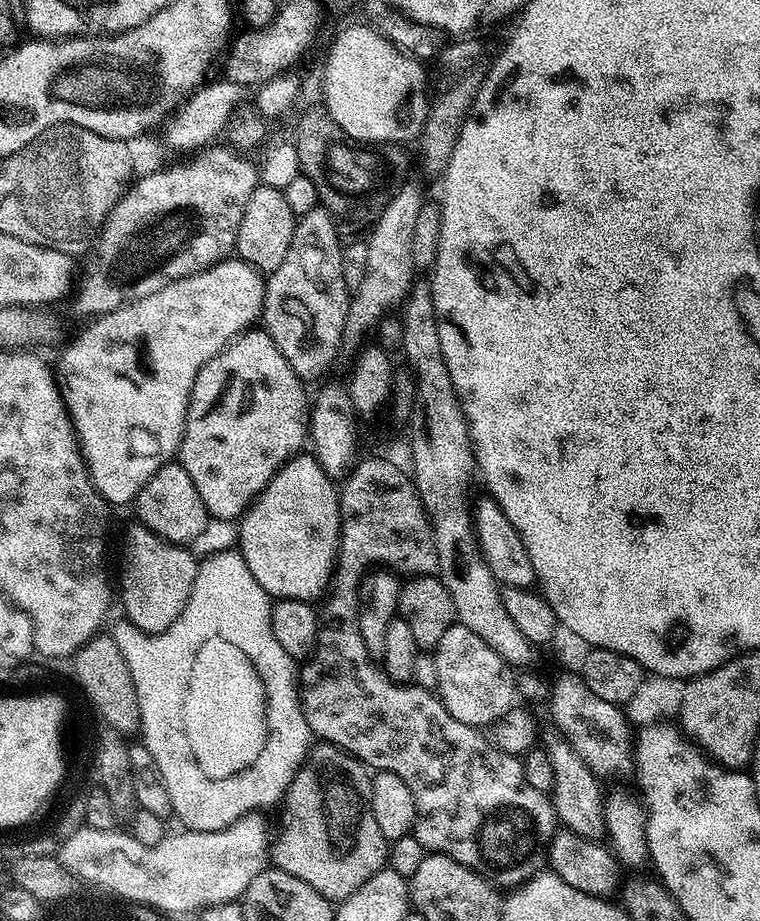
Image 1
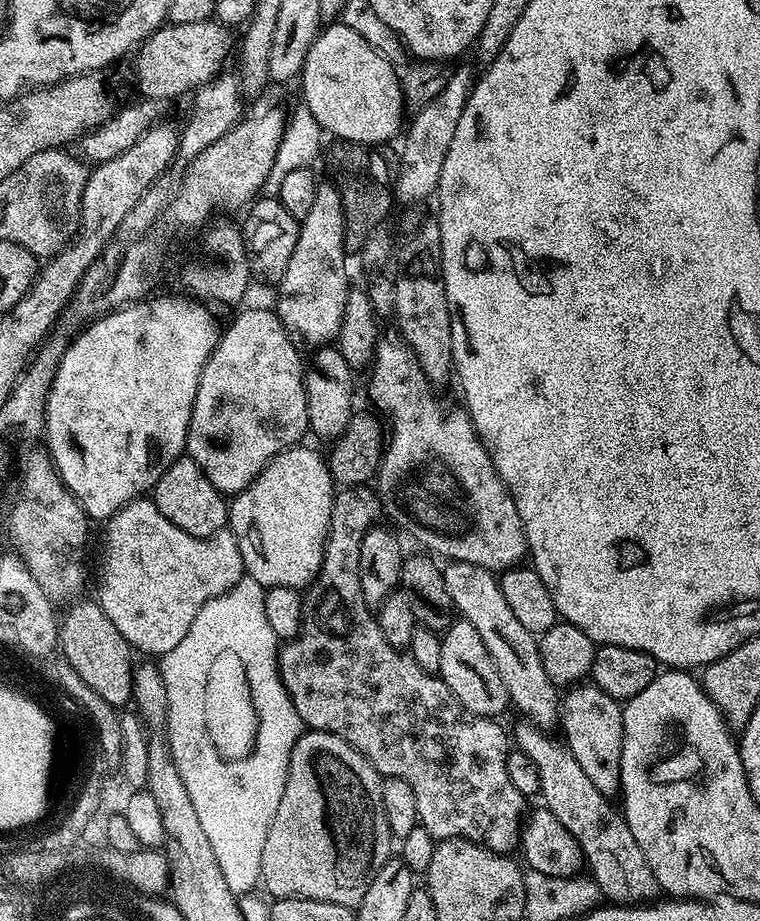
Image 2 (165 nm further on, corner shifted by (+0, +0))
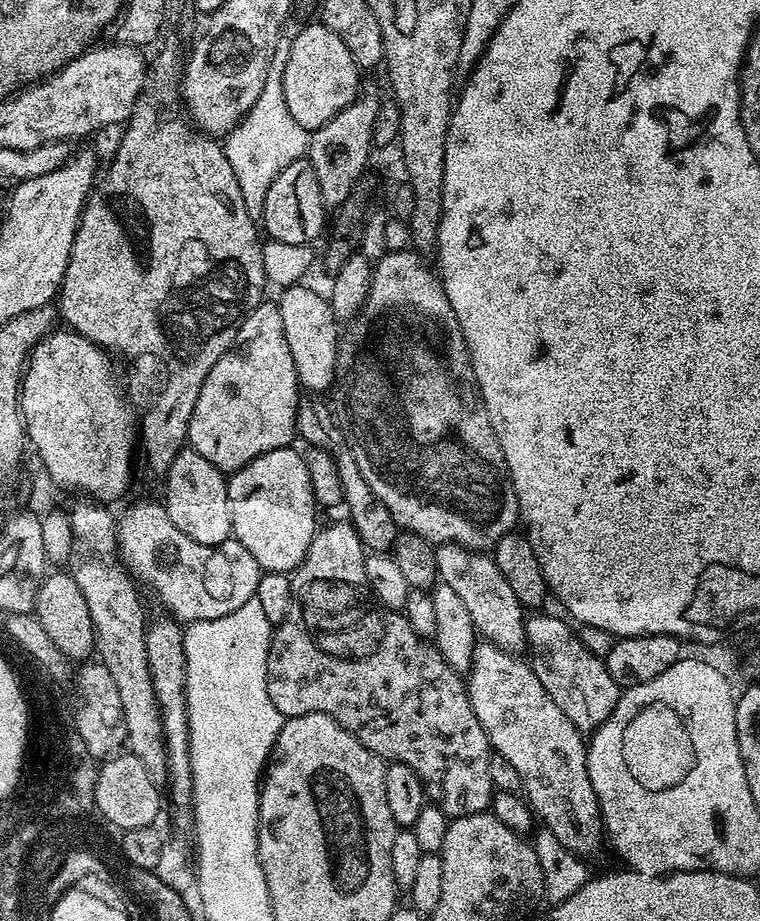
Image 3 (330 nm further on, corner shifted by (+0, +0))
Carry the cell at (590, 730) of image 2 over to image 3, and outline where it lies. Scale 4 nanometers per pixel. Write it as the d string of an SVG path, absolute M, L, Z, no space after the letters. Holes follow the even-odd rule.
M532 614L524 621L526 626L527 655L538 682L546 686L546 694L554 698L554 703L574 722L582 734L591 734L610 718L610 714L620 701L622 689L610 678L601 657L590 654L580 640L580 633L567 619L559 620L556 616Z

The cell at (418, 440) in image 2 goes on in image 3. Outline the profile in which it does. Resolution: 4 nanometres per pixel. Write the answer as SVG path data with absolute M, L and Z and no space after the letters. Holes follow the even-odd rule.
M416 250L389 251L372 269L372 281L368 284L366 302L361 306L359 314L347 325L341 335L336 349L336 382L331 389L331 407L334 419L340 425L340 431L354 462L358 462L358 470L366 482L370 482L370 490L382 498L386 510L390 510L397 529L413 532L426 538L433 544L457 544L473 550L491 550L507 532L513 531L520 520L520 508L516 504L516 491L508 476L508 467L502 454L502 446L498 446L498 438L494 434L494 426L490 426L490 414L486 414L486 406L480 397L480 389L476 386L476 375L472 369L472 359L466 346L466 338L460 329L458 318L450 306L444 293L444 285L437 273L424 265L425 257Z

